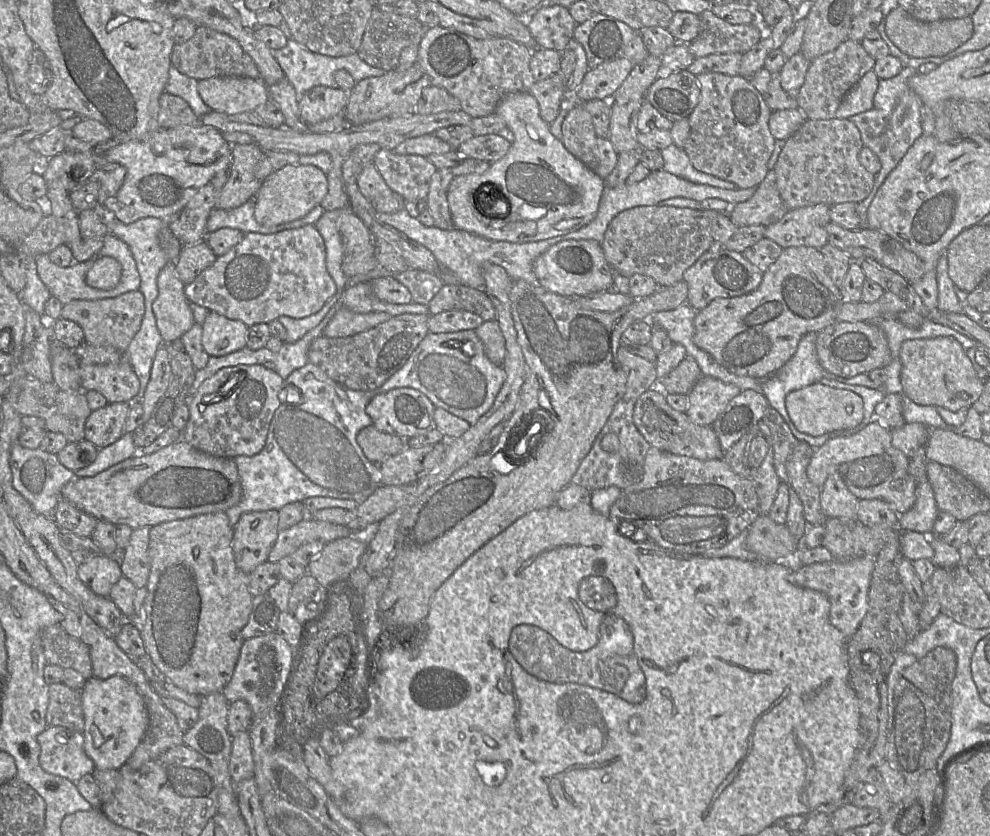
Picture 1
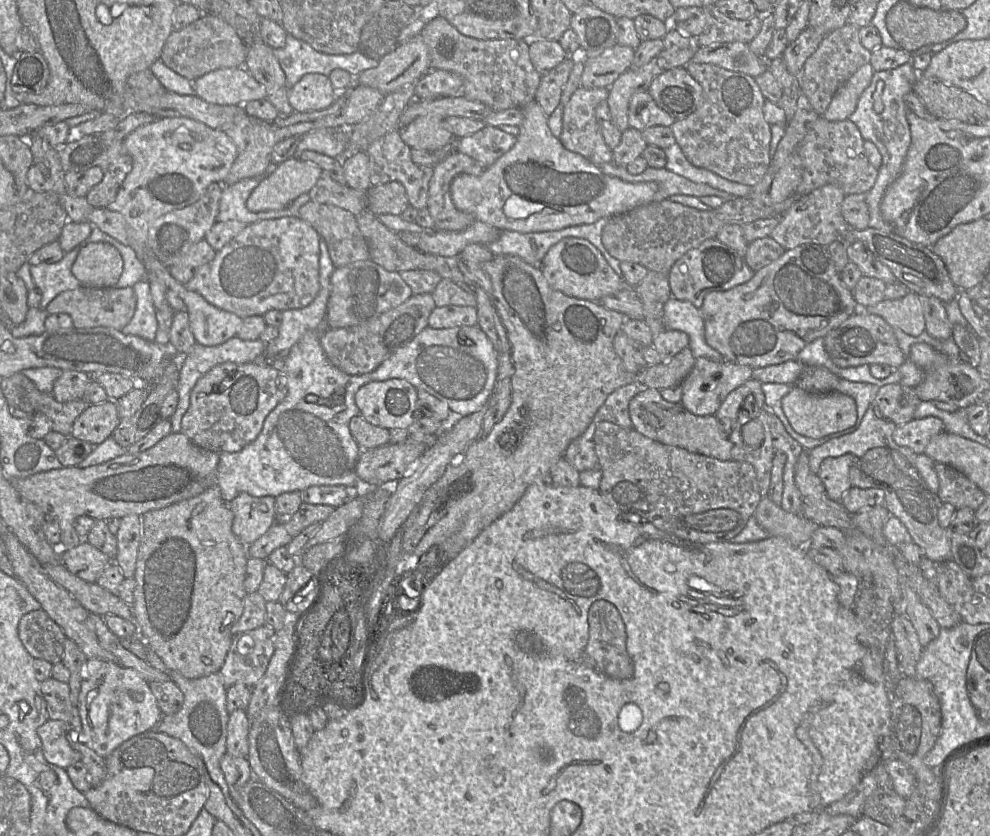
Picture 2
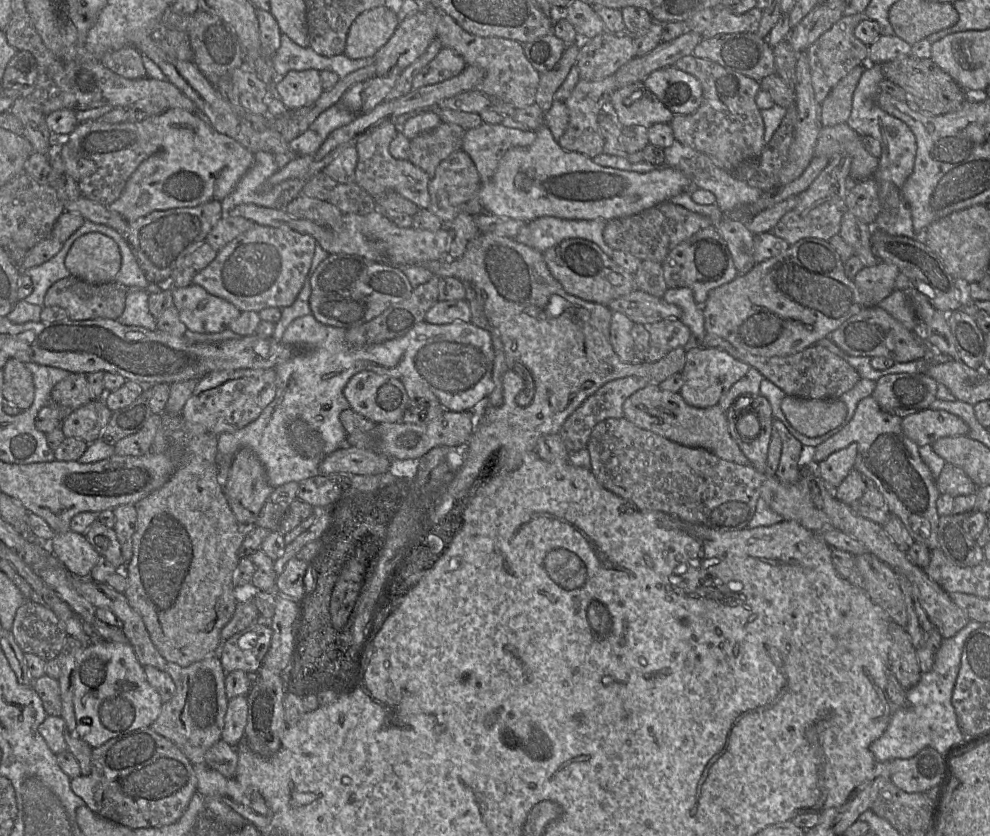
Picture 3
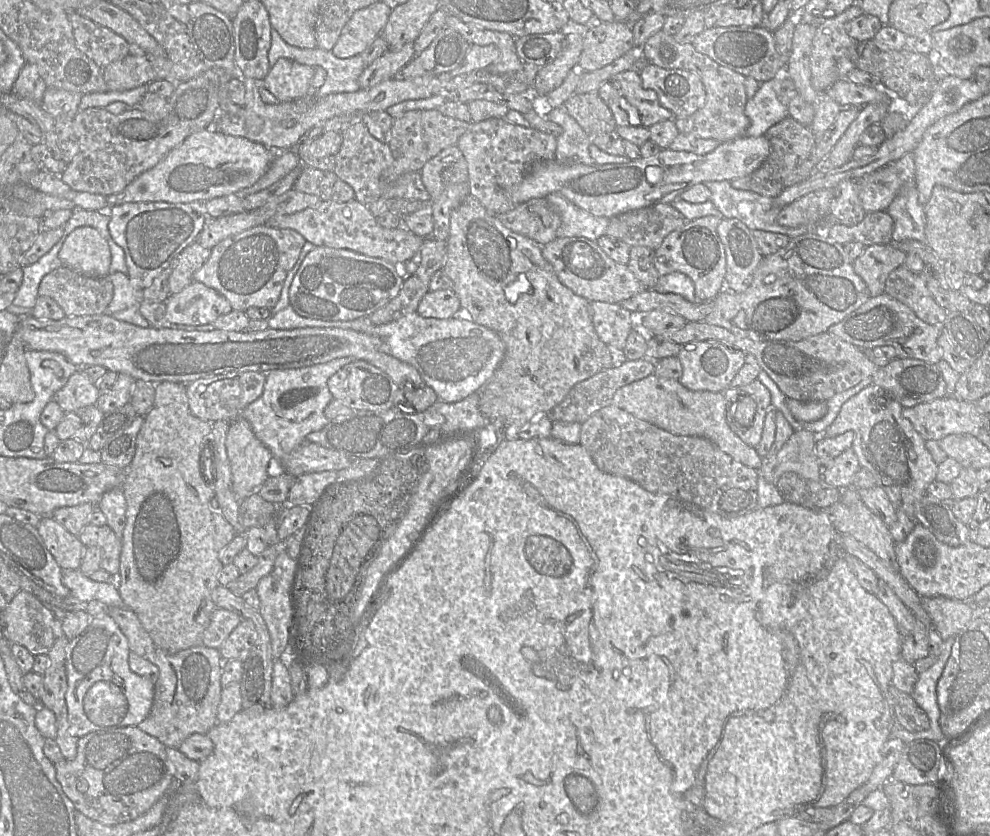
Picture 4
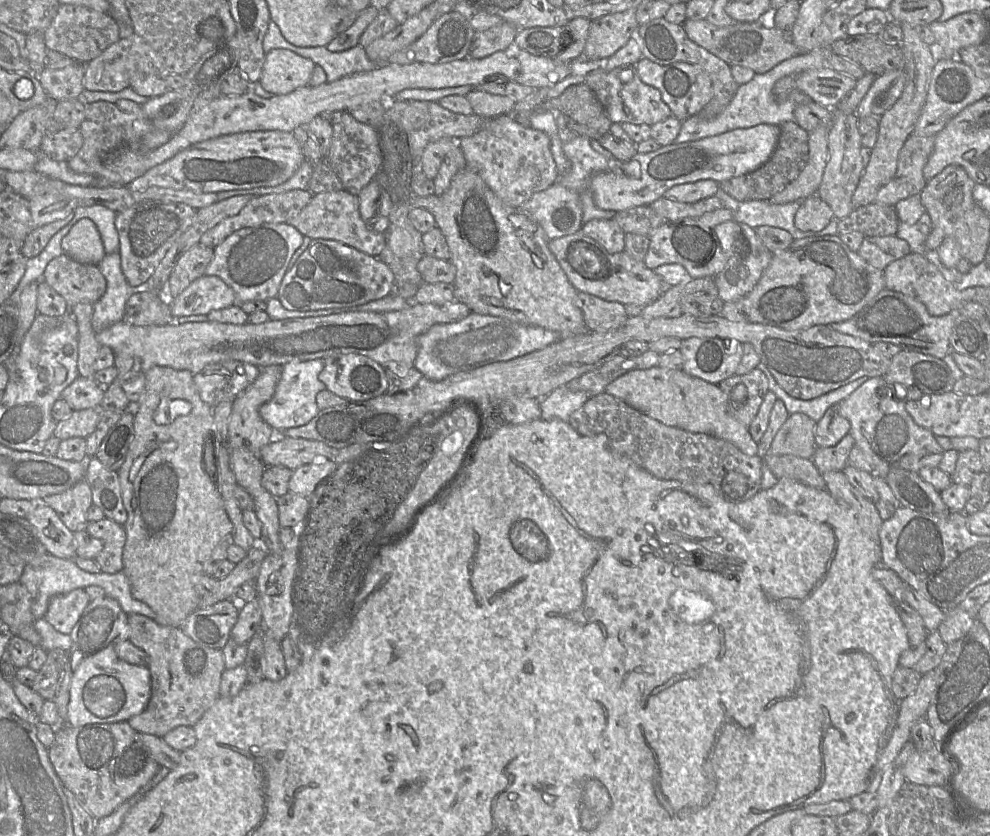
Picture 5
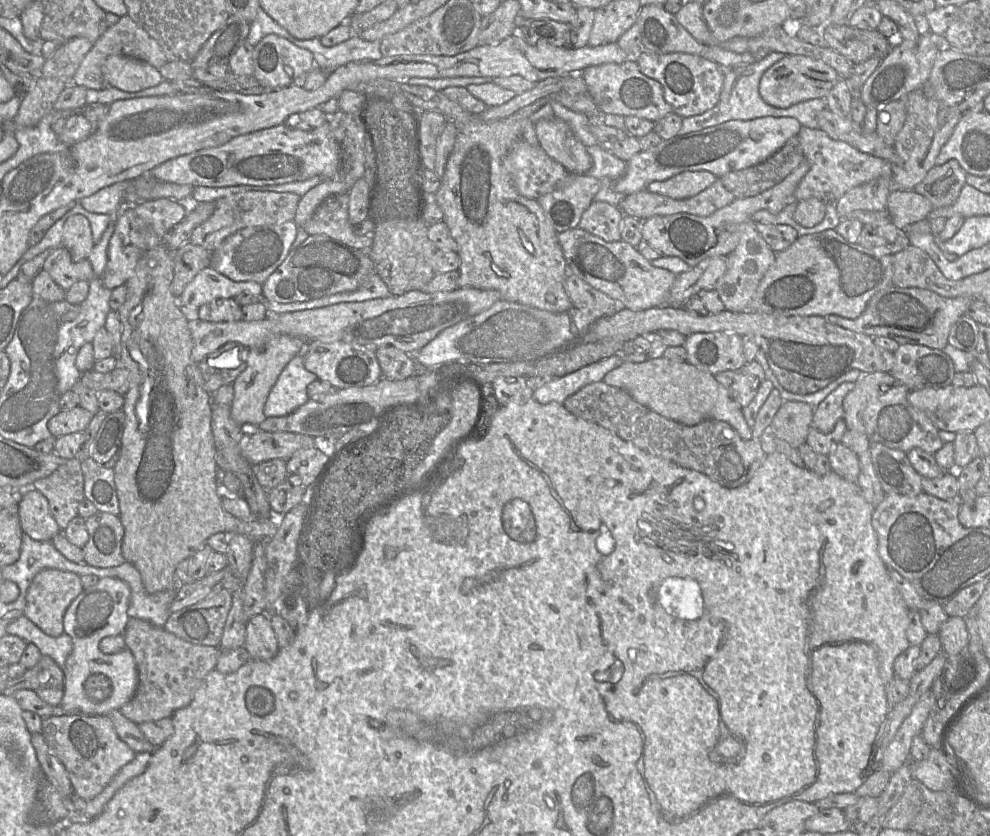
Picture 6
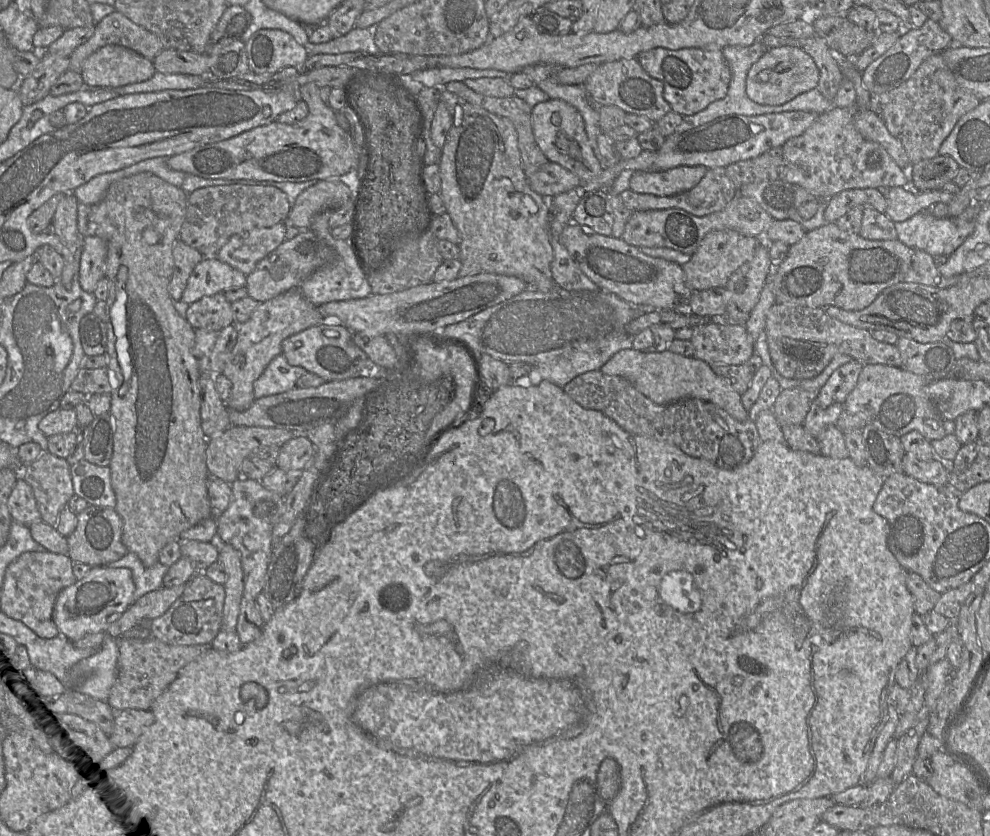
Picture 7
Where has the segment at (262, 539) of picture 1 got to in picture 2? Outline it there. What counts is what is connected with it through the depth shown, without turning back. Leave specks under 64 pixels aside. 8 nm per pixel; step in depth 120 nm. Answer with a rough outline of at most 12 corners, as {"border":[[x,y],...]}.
{"border":[[275,497],[229,502],[232,530],[248,547],[276,521]]}

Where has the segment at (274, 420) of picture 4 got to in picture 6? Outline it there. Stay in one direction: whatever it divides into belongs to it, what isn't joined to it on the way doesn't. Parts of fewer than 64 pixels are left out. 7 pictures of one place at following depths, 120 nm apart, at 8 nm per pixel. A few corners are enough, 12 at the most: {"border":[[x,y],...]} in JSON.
{"border":[[296,354],[264,404],[266,417],[286,416],[310,398],[318,379]]}

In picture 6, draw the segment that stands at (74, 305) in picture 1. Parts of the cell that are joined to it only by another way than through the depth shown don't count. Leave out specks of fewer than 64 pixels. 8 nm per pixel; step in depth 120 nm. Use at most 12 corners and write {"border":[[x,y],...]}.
{"border":[[51,250],[42,269],[65,292],[95,277],[88,260]]}

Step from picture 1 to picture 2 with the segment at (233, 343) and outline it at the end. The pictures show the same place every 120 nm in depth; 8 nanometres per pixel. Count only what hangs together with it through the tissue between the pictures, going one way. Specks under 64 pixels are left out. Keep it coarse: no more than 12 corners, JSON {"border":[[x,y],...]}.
{"border":[[149,248],[149,271],[185,303],[197,343],[236,337],[243,319],[186,289]]}

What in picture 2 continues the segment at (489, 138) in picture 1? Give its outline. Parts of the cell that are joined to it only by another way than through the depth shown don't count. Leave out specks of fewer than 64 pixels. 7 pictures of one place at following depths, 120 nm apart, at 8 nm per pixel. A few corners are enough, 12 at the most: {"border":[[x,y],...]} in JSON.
{"border":[[485,125],[457,139],[455,151],[486,169],[517,137]]}

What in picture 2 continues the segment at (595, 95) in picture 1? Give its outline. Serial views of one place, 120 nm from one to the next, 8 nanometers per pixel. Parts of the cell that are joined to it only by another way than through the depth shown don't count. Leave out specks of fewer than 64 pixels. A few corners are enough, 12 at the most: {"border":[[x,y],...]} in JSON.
{"border":[[617,43],[583,57],[581,87],[609,88],[634,52]]}

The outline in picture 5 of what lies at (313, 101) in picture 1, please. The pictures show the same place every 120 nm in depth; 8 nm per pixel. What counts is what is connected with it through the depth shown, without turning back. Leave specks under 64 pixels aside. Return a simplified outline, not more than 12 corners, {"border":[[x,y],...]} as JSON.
{"border":[[291,50],[265,55],[259,83],[273,95],[308,85],[315,65]]}

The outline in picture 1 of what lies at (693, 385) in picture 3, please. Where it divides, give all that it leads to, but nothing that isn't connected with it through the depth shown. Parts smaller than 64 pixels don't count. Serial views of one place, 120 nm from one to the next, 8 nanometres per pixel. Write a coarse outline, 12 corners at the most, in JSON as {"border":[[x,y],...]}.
{"border":[[702,376],[687,395],[686,414],[712,426],[741,390]]}

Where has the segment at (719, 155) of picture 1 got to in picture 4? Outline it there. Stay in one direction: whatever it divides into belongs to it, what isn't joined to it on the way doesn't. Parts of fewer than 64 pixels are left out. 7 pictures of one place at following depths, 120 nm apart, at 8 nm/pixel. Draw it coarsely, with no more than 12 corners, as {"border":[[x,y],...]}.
{"border":[[663,30],[647,63],[694,72],[704,106],[679,133],[720,143],[746,135],[745,76]]}

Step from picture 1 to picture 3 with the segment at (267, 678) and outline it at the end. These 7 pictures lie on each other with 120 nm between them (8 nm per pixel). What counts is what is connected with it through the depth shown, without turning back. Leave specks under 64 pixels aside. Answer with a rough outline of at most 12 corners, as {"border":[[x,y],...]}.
{"border":[[261,620],[224,641],[224,671],[257,673],[269,650]]}

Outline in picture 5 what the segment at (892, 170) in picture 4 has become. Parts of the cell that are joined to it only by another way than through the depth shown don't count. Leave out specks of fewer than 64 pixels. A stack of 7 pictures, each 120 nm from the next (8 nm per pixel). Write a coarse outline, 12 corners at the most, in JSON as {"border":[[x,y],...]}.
{"border":[[911,134],[894,177],[874,203],[894,207],[920,195],[934,136]]}

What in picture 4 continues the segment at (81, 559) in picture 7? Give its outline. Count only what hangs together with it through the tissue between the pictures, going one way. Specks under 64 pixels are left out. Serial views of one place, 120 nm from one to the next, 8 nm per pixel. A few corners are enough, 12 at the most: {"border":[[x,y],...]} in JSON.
{"border":[[89,523],[78,535],[101,552],[101,568],[117,577],[122,540],[108,526]]}

